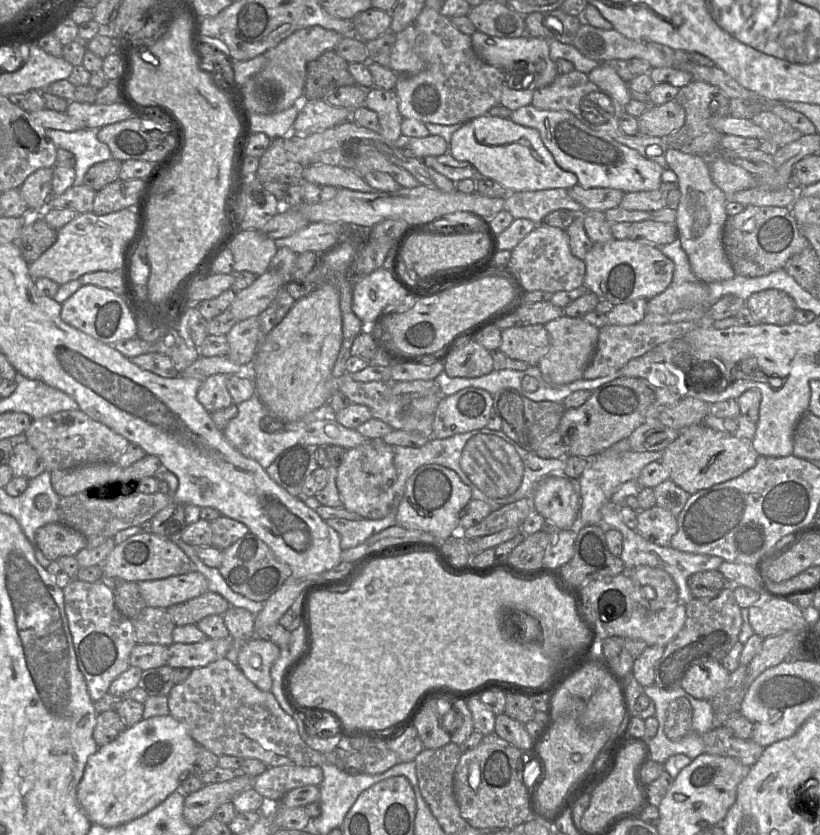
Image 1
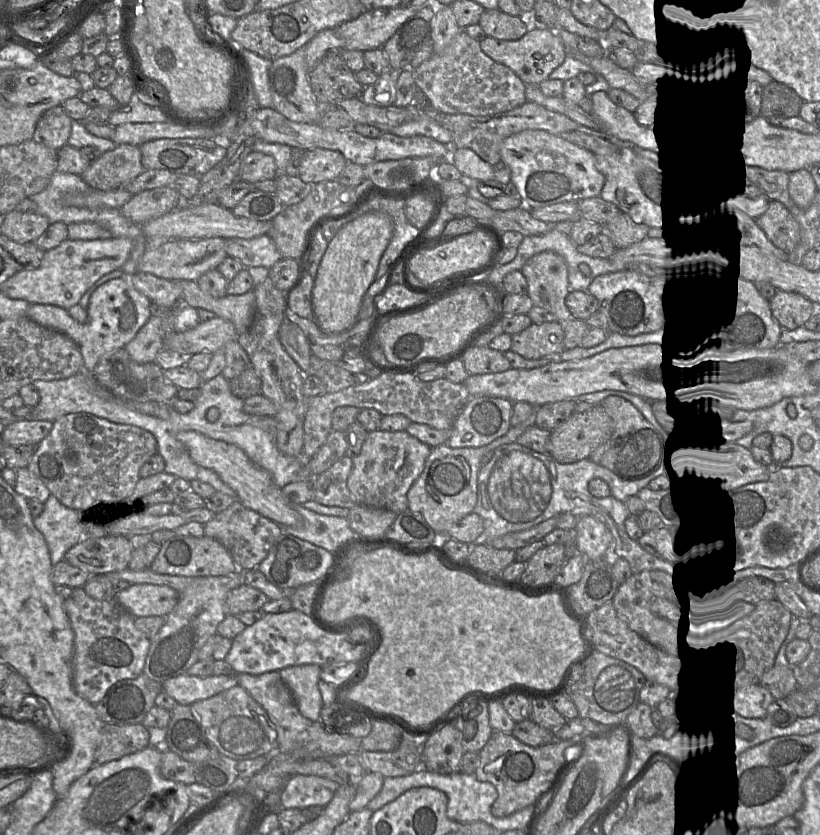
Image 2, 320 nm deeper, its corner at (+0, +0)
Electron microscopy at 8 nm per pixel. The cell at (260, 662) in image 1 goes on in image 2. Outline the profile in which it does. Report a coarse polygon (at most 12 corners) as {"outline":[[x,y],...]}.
{"outline":[[321,667],[279,671],[300,713],[317,722],[323,707]]}

